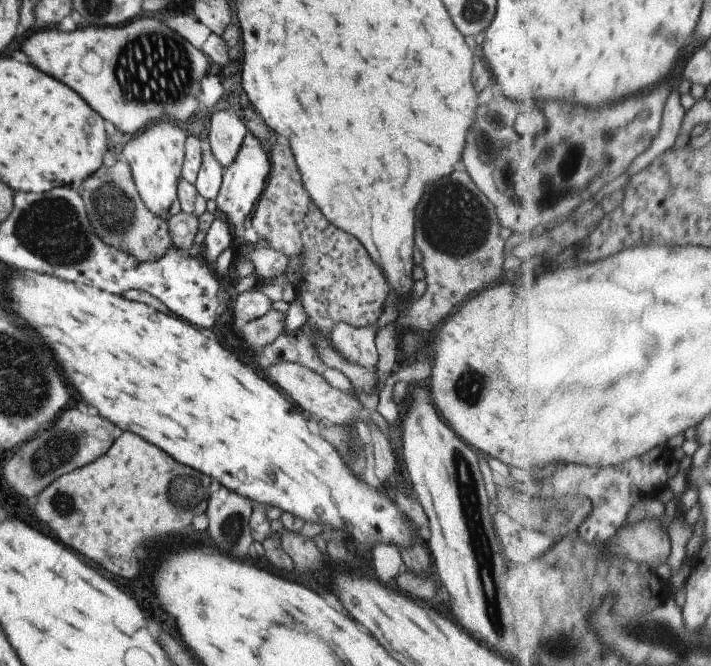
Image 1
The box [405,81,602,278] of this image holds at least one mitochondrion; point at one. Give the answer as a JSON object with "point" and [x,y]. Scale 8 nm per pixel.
{"point":[456,224]}

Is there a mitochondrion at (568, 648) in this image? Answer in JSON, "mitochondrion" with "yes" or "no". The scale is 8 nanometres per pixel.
{"mitochondrion":"yes"}

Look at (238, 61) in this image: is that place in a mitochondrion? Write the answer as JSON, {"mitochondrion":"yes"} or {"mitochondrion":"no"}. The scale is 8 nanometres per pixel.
{"mitochondrion":"no"}

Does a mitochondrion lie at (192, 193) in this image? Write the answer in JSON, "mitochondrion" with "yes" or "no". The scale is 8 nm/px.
{"mitochondrion":"no"}

